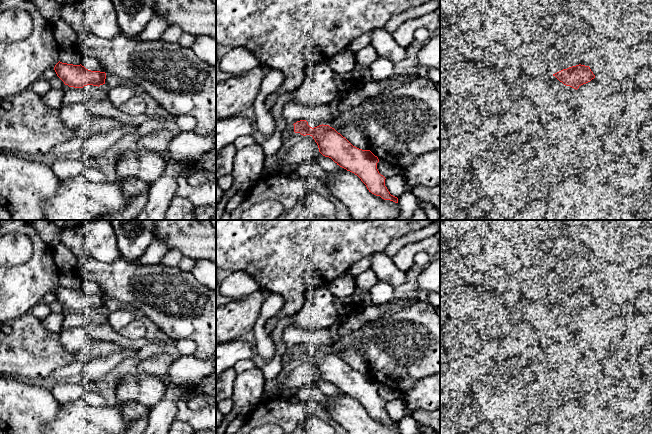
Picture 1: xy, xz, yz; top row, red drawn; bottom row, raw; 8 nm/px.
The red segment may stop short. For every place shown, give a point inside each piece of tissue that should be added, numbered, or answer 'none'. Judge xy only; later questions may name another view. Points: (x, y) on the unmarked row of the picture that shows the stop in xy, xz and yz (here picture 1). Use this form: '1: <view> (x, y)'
none

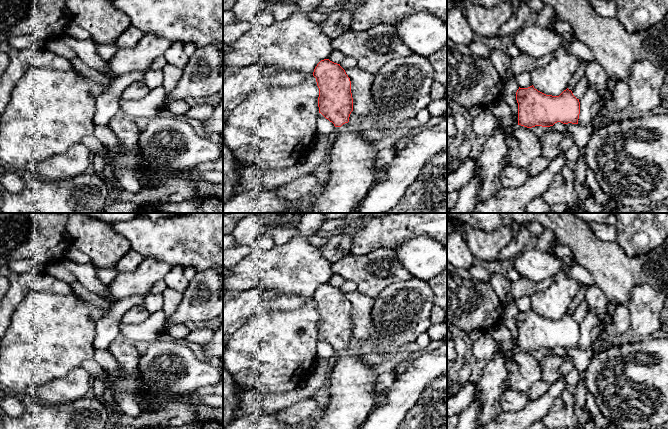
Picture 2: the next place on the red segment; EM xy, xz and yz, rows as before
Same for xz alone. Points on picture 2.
1: xz (353, 382)

